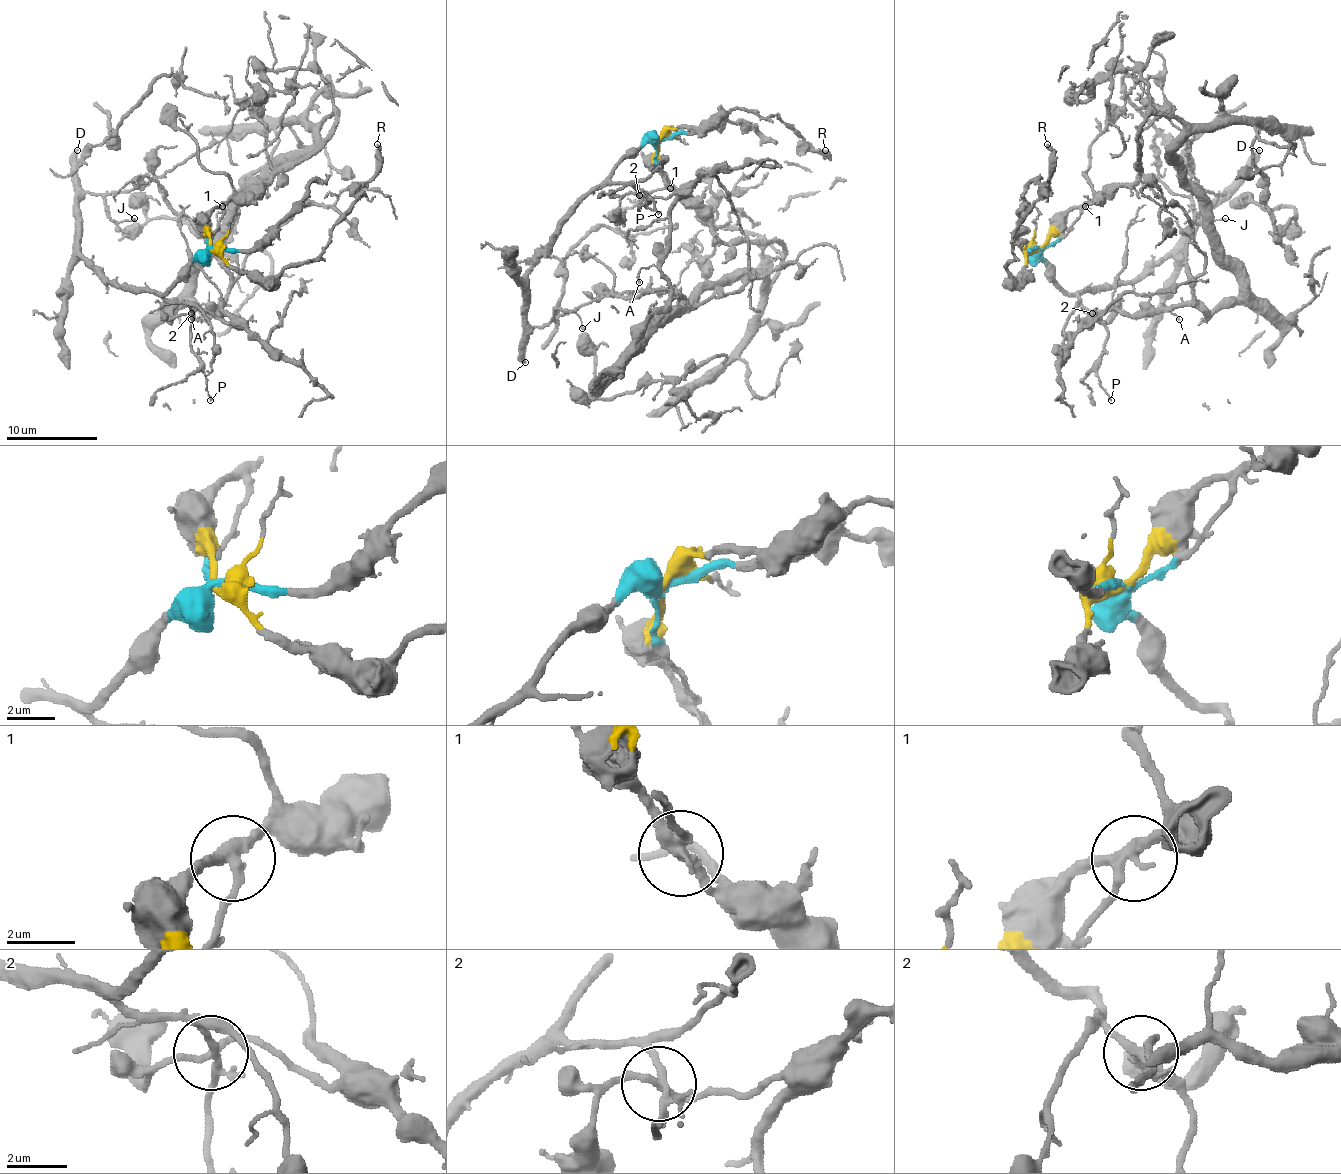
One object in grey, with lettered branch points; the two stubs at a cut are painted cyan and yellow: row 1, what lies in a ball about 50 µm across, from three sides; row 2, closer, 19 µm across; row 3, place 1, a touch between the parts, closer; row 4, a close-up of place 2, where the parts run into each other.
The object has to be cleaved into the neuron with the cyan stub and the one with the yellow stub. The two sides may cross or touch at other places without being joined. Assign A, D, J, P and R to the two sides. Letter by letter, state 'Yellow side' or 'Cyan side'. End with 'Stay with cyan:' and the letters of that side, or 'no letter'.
A: Yellow side
D: Cyan side
J: Cyan side
P: Cyan side
R: Yellow side
Stay with cyan: D, J, P

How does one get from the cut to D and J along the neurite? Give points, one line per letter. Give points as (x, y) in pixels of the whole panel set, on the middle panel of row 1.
D: (662, 141), (646, 141), (612, 169), (561, 226), (552, 246), (527, 274), (525, 363)
J: (662, 141), (646, 141), (612, 169), (527, 274), (527, 322), (545, 326), (559, 308), (575, 313), (582, 329)

